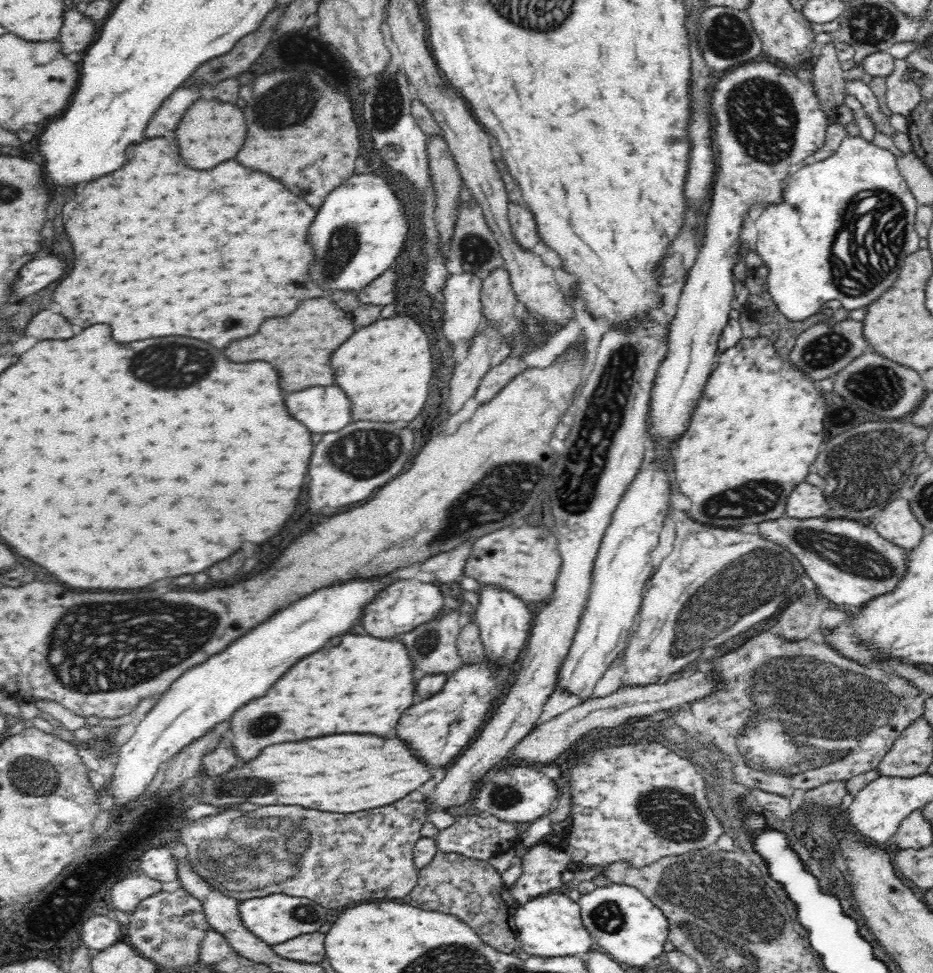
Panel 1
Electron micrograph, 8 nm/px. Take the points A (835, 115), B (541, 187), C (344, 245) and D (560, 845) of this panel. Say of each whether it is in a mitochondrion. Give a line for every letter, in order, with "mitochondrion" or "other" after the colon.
A: other
B: other
C: mitochondrion
D: other

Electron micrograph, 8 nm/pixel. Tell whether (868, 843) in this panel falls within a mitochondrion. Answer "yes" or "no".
no

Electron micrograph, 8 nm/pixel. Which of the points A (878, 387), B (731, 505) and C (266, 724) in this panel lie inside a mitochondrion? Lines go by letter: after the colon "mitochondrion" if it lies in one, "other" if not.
A: mitochondrion
B: mitochondrion
C: mitochondrion

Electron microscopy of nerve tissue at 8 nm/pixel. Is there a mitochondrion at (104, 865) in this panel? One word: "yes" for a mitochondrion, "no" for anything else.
no

